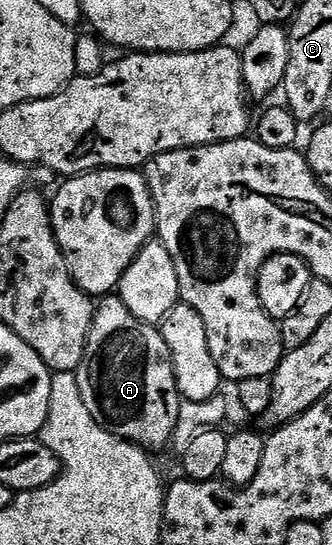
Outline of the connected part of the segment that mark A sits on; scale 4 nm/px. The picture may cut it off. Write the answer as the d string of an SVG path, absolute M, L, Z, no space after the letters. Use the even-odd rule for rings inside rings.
M118 296L99 299L84 359L74 373L82 400L86 400L86 408L90 408L90 416L94 416L94 420L98 420L98 424L102 424L102 428L114 436L149 452L157 452L175 439L182 399L174 376L170 348L166 348L166 340L160 335L159 329L153 323L138 320L138 316L134 316Z

